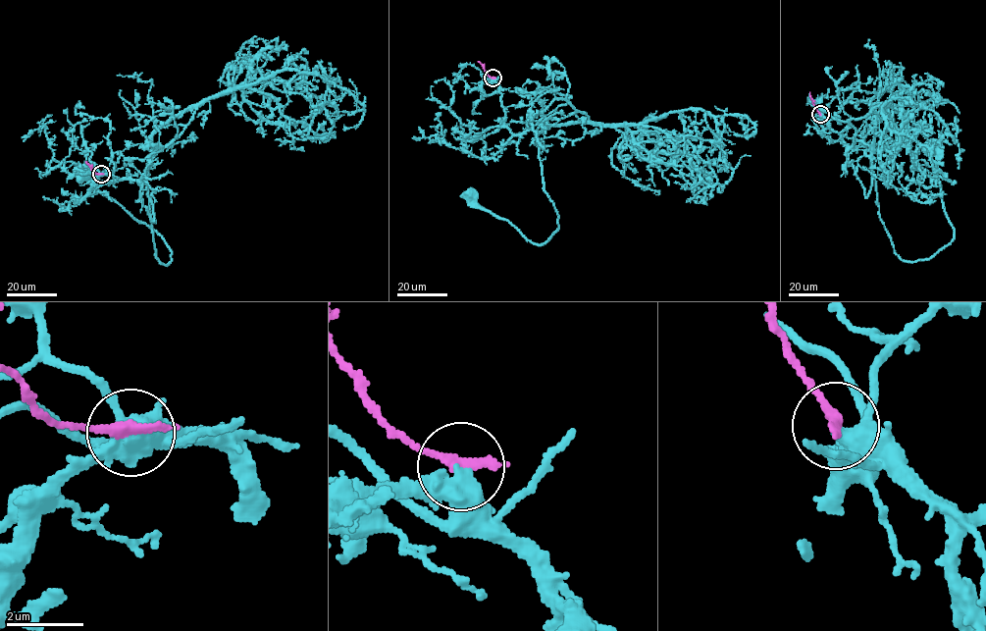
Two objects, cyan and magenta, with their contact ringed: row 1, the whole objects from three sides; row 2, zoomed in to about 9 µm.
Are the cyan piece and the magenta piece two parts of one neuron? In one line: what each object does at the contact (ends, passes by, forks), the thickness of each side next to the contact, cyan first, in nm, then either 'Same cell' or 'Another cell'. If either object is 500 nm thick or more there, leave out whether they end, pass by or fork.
At the ring cyan passes by. At the ring magenta ends. Thickness 480 nm (cyan) against 320 nm. Another cell

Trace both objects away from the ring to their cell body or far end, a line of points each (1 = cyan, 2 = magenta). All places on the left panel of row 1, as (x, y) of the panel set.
1: (100, 174), (111, 183), (131, 179), (147, 184), (155, 256), (166, 265), (171, 251), (157, 232), (83, 174)
2: (100, 174), (94, 172), (85, 161)

